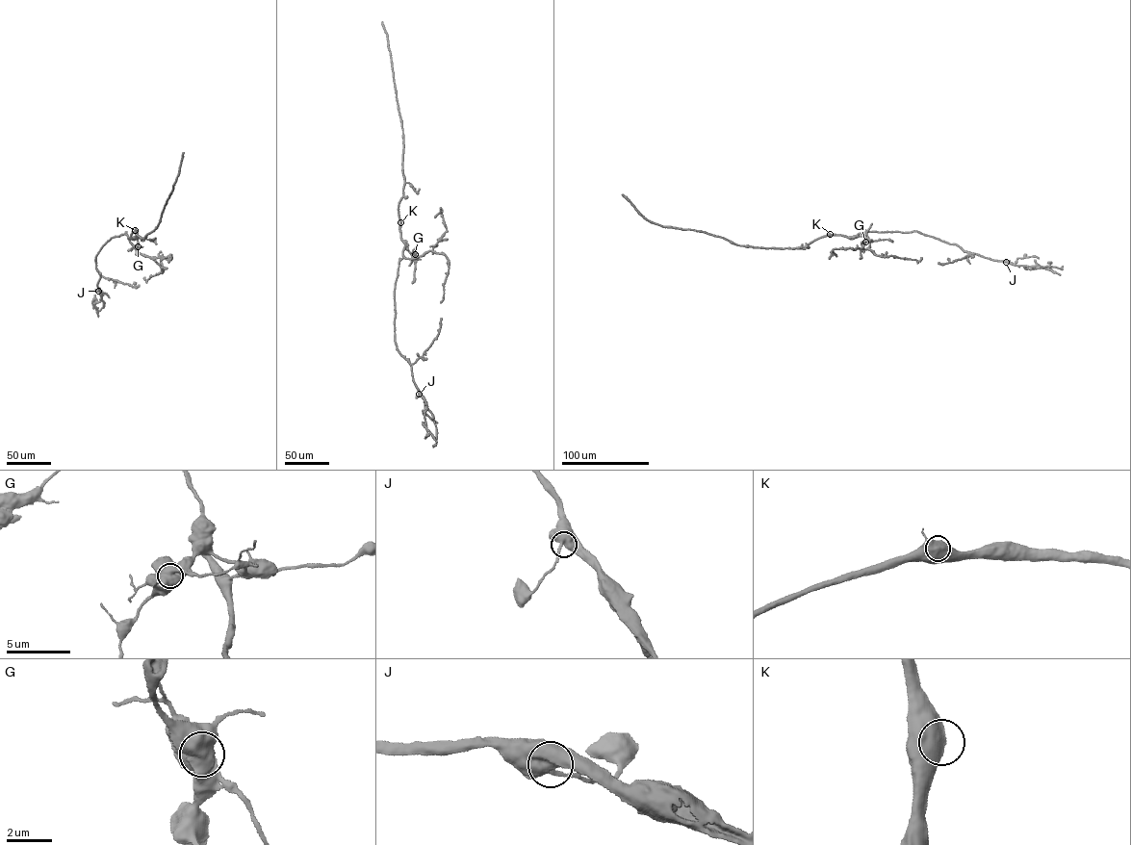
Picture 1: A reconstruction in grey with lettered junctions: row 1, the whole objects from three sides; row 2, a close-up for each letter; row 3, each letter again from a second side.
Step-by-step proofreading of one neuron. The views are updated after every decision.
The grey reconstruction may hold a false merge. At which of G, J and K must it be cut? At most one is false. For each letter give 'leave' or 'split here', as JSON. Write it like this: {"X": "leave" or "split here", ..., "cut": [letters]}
{"G": "split here", "J": "leave", "K": "leave", "cut": ["G"]}

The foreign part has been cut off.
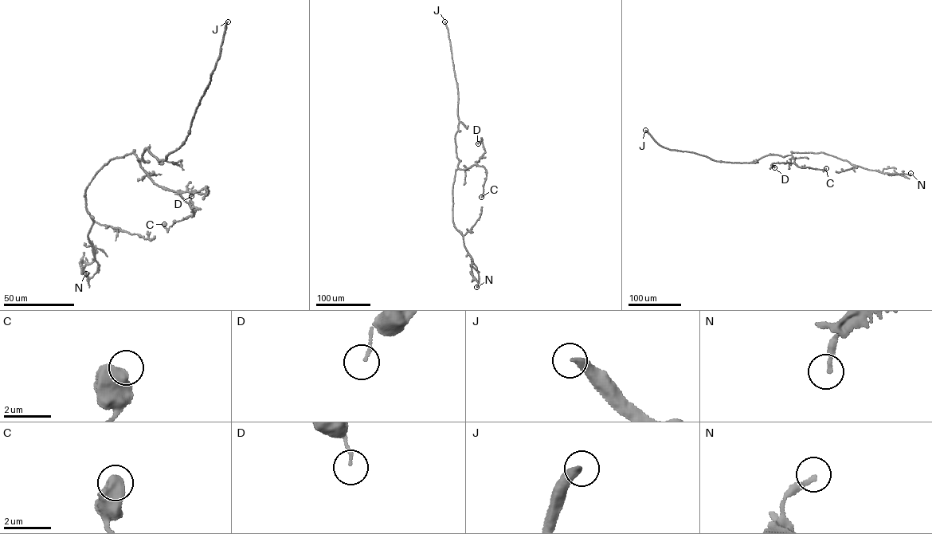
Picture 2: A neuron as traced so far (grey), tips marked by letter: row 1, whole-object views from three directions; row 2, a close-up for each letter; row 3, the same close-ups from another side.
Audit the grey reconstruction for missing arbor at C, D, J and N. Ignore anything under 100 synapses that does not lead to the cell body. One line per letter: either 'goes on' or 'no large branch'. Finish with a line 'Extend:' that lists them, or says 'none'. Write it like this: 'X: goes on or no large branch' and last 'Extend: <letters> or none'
C: no large branch
D: no large branch
J: goes on
N: no large branch
Extend: J

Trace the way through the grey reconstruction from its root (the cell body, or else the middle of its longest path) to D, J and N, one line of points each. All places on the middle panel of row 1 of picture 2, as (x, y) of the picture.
D: (456, 156), (460, 169), (475, 164), (485, 151), (482, 141), (478, 143)
J: (456, 156), (455, 138), (459, 122), (458, 93), (444, 21)
N: (456, 156), (459, 161), (452, 189), (453, 222), (463, 236), (464, 246), (476, 267), (479, 280), (476, 287)

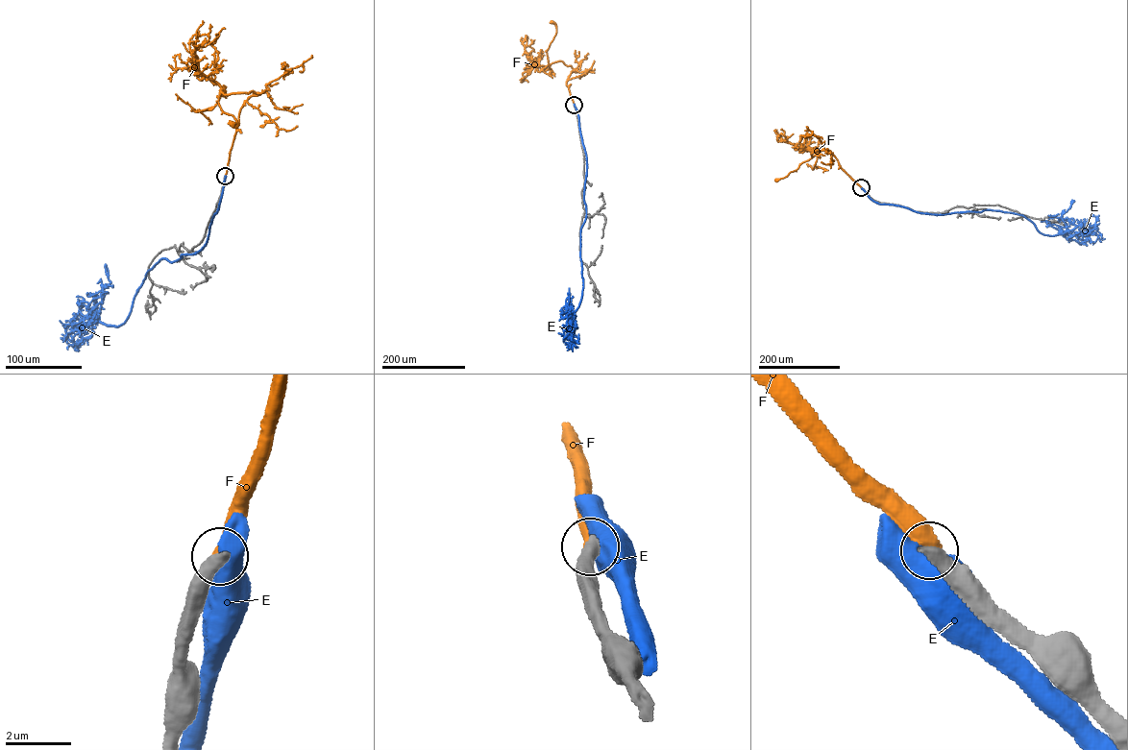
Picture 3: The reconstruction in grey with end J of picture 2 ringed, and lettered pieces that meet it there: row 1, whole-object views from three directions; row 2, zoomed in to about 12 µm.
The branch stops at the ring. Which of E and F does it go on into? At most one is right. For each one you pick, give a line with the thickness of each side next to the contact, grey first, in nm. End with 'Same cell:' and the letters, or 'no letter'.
F: 460 nm thick on the grey side, 480 nm on the other
Same cell: F

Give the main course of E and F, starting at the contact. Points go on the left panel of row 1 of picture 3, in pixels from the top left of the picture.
E: (225, 176), (202, 249), (161, 259), (124, 322), (108, 326), (95, 315), (67, 350)
F: (225, 175), (241, 108), (251, 96), (269, 90), (220, 91), (221, 109), (238, 124), (232, 124)

